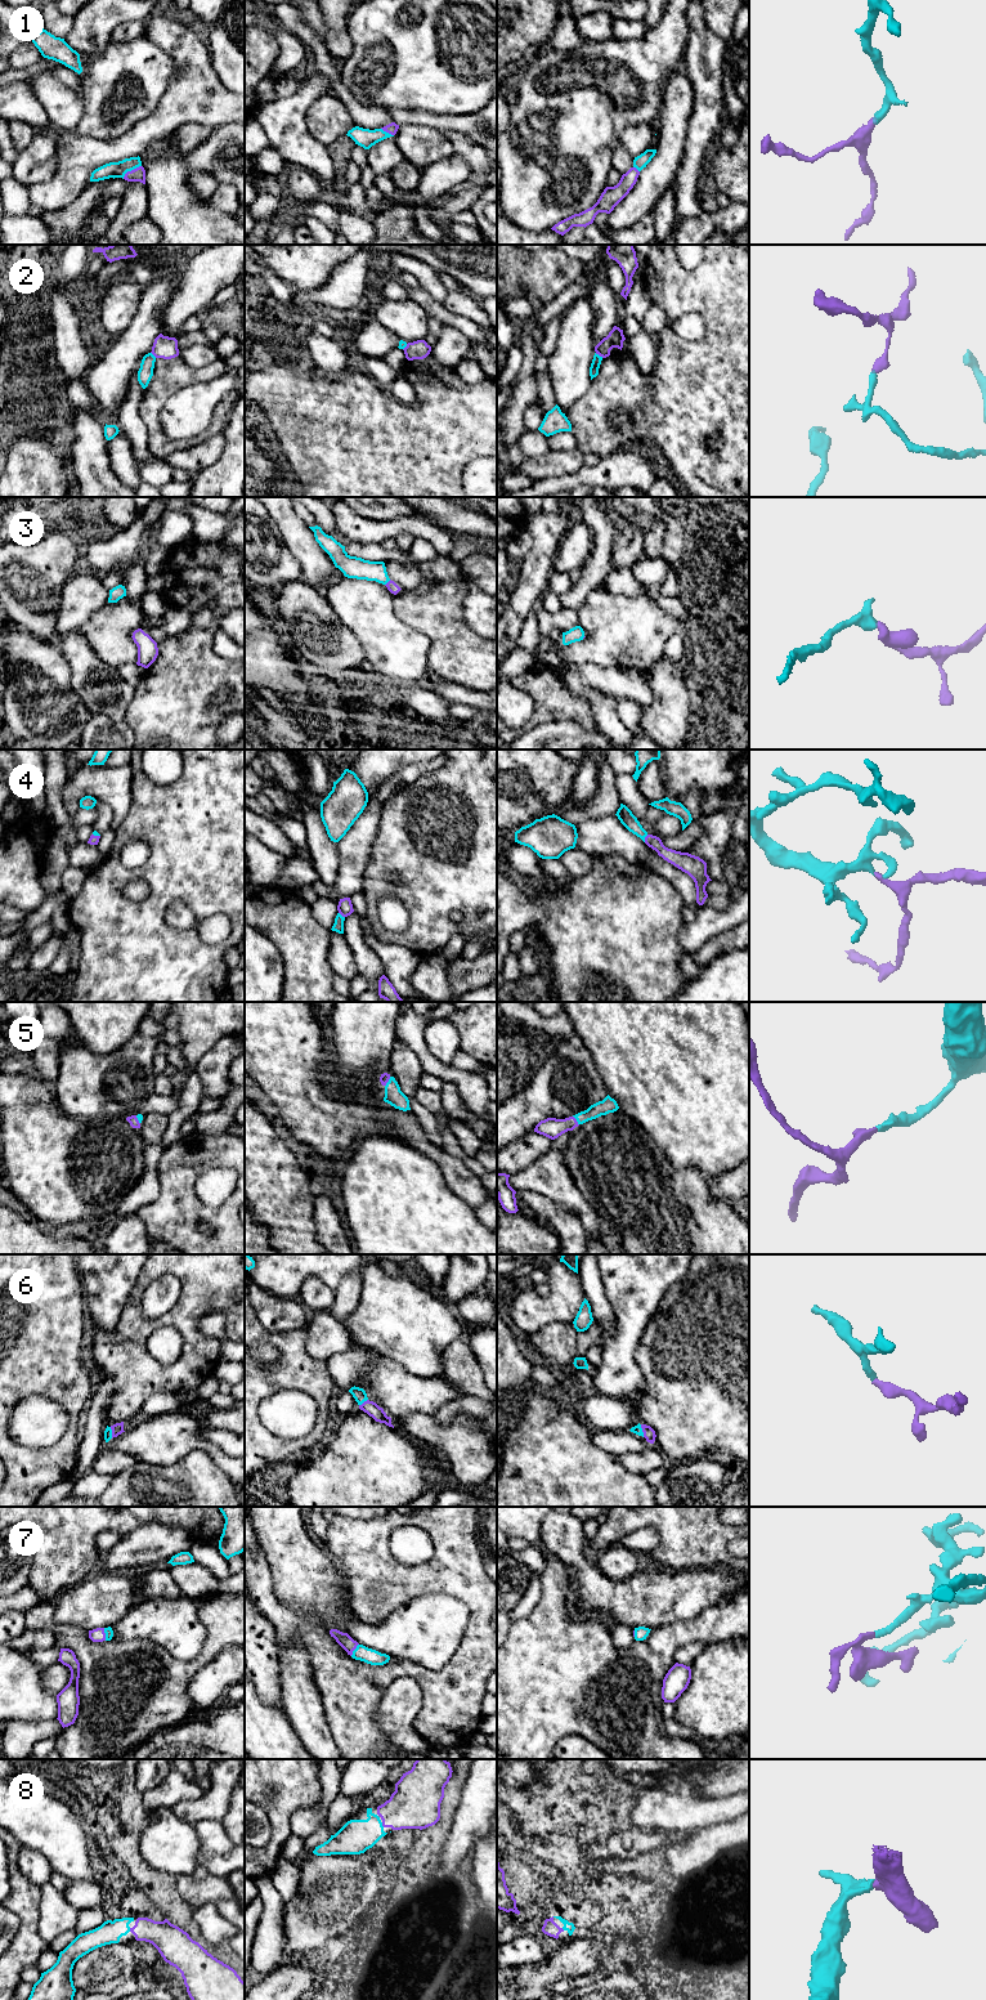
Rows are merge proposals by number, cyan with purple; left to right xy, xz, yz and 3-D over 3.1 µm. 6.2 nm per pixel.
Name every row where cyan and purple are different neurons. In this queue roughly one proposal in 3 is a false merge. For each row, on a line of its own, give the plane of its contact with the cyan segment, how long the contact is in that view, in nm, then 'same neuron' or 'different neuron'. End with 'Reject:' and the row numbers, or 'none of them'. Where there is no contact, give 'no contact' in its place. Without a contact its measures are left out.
1: meets cyan in xy; contact 150 nm long; same neuron
2: meets cyan in yz; contact 60 nm long; different neuron
3: meets cyan in xz; contact 50 nm long; same neuron
4: meets cyan in yz; contact 50 nm long; same neuron
5: meets cyan in yz; contact 70 nm long; same neuron
6: meets cyan in yz; contact 80 nm long; same neuron
7: meets cyan in xy; contact 80 nm long; same neuron
8: meets cyan in xz; contact 40 nm long; same neuron
Reject: 2

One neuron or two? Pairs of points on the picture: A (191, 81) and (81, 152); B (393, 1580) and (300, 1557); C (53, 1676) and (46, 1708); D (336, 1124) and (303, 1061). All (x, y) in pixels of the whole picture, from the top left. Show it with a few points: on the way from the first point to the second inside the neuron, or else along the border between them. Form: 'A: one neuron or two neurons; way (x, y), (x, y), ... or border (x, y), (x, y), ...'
A: one neuron; way (169, 110), (131, 144), (110, 151)
B: two neurons; border (323, 1547), (344, 1578), (348, 1594)
C: two neurons; border (40, 1668), (40, 1682), (55, 1695)
D: one neuron; way (321, 1109), (303, 1091), (303, 1077)

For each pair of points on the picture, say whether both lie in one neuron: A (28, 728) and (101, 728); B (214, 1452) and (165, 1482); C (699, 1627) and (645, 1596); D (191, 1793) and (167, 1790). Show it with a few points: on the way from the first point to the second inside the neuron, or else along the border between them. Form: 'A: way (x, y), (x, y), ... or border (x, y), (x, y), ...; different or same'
A: border (93, 715), (84, 725), (80, 735); different
B: border (179, 1461), (197, 1449), (202, 1449), (229, 1477); different
C: border (713, 1603), (690, 1619), (658, 1627); different
D: way (186, 1790), (173, 1790); same

